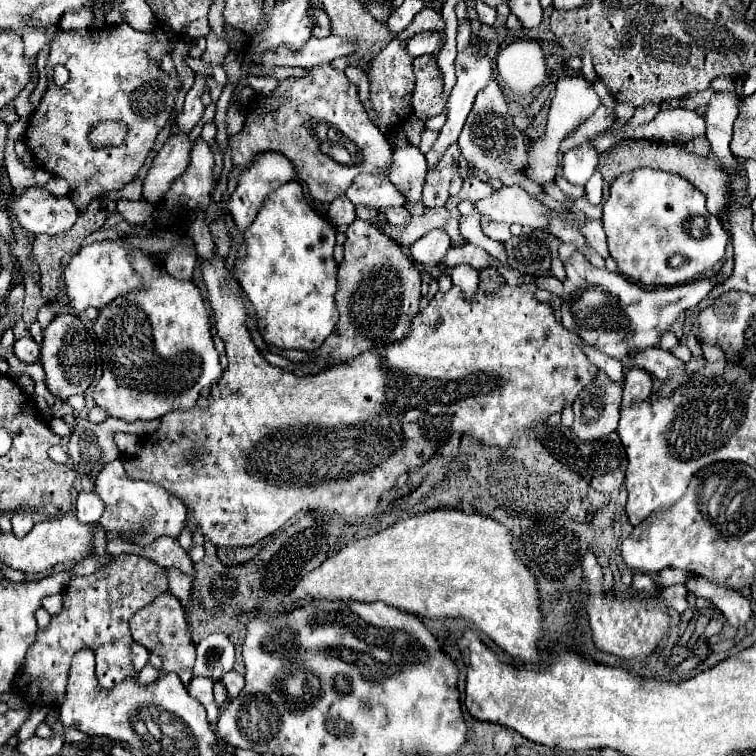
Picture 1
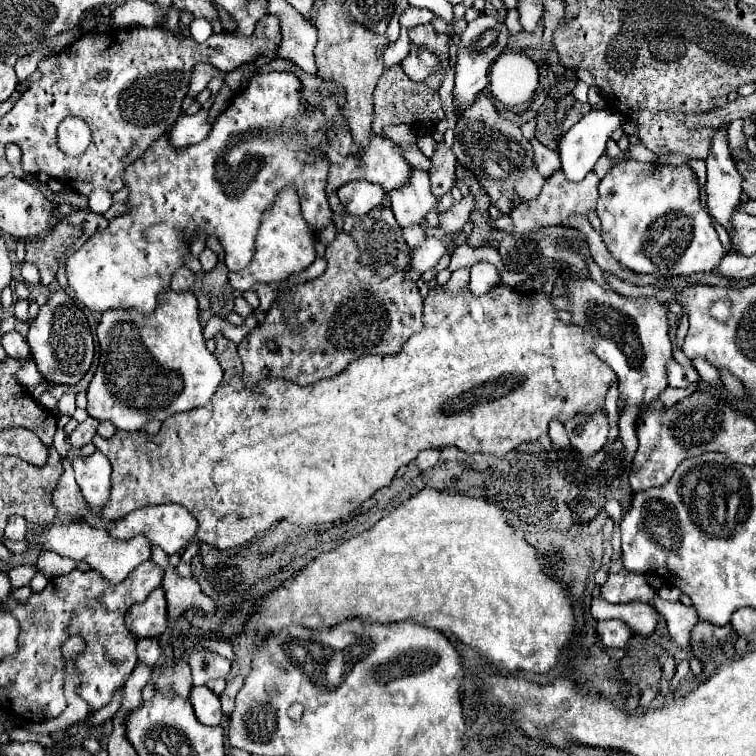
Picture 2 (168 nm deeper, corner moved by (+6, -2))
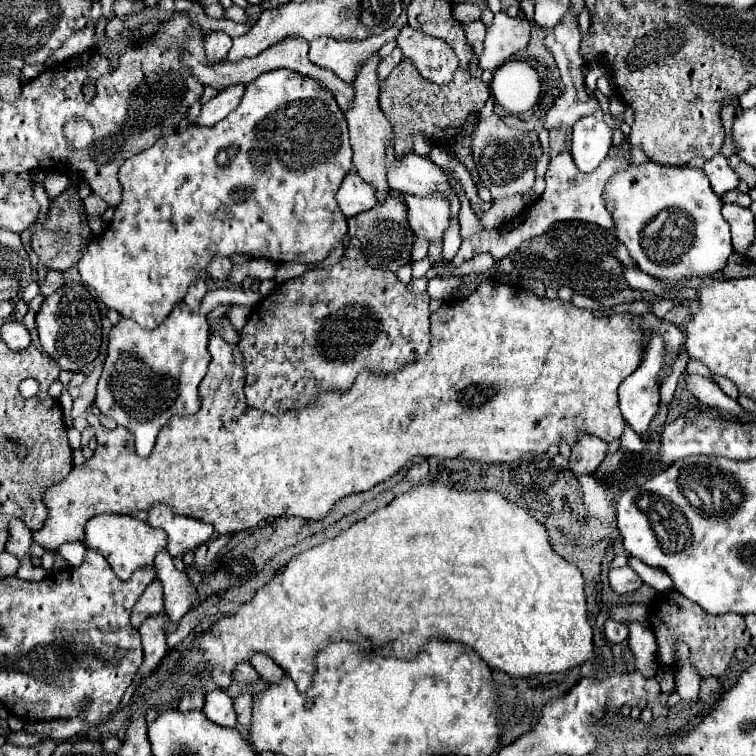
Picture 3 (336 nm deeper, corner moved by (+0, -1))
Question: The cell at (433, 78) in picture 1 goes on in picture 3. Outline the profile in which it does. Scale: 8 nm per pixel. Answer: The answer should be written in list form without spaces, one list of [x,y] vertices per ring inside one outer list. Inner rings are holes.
[[[403,27],[397,43],[423,79],[429,79],[437,85],[445,85],[453,79],[457,57],[455,51],[441,39],[423,35],[411,27]]]

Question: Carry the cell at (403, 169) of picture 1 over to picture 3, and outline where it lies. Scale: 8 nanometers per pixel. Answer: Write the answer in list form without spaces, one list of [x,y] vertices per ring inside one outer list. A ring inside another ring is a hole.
[[[441,193],[431,197],[403,195],[407,205],[407,221],[417,237],[435,241],[443,237],[443,231],[449,227],[449,201]]]

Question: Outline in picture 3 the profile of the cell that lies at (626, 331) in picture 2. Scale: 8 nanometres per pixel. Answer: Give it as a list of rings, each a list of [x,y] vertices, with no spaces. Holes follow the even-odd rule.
[[[657,333],[647,335],[645,347],[643,347],[641,365],[619,387],[619,407],[621,407],[621,413],[623,413],[625,421],[633,427],[635,433],[645,433],[649,429],[651,419],[657,413],[657,407],[659,407],[659,401],[661,401],[661,395],[659,395],[659,387],[661,387],[659,373],[661,373],[663,365],[667,363],[665,357],[667,357],[667,349],[663,345],[663,337],[657,335]]]

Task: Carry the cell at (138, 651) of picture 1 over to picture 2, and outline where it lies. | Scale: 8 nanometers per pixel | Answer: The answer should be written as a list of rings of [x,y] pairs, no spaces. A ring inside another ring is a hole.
[[[147,638],[147,640],[139,640],[137,642],[137,656],[141,662],[155,666],[155,662],[161,656],[161,642],[157,638]]]

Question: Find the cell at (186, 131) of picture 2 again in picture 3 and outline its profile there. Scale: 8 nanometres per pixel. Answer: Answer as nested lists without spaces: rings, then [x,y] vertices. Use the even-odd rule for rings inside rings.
[[[231,85],[223,91],[219,91],[217,97],[213,97],[211,101],[207,101],[197,117],[197,125],[201,127],[213,127],[215,123],[219,123],[221,119],[225,119],[241,101],[245,87],[243,85]]]

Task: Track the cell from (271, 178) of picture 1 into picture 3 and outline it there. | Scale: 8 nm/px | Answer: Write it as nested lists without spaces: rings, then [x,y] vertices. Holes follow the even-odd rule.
[[[277,69],[259,75],[255,81],[251,81],[245,87],[245,95],[235,111],[231,111],[223,121],[219,121],[213,127],[199,127],[199,125],[187,125],[185,129],[179,129],[163,139],[159,139],[151,149],[129,157],[121,169],[119,169],[119,181],[123,185],[123,199],[115,207],[115,217],[111,219],[109,227],[95,241],[87,245],[83,251],[83,257],[77,263],[79,275],[85,285],[95,289],[99,299],[109,307],[121,313],[121,317],[129,317],[137,321],[145,329],[155,329],[165,321],[165,317],[173,311],[173,305],[179,303],[185,293],[189,283],[207,267],[213,255],[247,255],[247,257],[265,257],[275,263],[287,263],[287,261],[297,261],[297,263],[321,263],[329,251],[341,243],[341,239],[347,235],[347,219],[341,215],[341,209],[335,201],[337,189],[343,181],[343,177],[351,171],[351,147],[349,147],[349,133],[347,133],[347,121],[343,117],[343,111],[335,103],[333,95],[323,89],[317,81],[303,77],[291,69]]]

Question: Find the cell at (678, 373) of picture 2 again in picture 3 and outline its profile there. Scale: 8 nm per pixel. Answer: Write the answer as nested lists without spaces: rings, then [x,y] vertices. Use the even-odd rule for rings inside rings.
[[[687,373],[687,375],[685,375],[685,383],[687,383],[689,393],[691,393],[695,399],[699,399],[703,405],[707,405],[707,407],[717,407],[717,409],[727,411],[727,413],[731,413],[731,415],[735,415],[735,417],[737,417],[739,413],[743,413],[743,409],[739,407],[739,403],[733,401],[733,399],[729,399],[729,397],[719,389],[719,385],[715,385],[711,379],[701,377],[701,375]]]

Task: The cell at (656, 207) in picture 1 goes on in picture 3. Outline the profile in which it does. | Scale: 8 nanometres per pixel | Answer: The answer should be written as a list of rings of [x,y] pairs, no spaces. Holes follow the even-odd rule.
[[[645,161],[645,163],[631,163],[627,169],[615,173],[607,185],[605,185],[605,191],[603,191],[603,201],[607,205],[607,211],[611,213],[613,217],[613,223],[615,223],[615,235],[617,239],[627,247],[629,255],[633,257],[633,261],[637,263],[637,267],[647,273],[647,275],[653,275],[657,279],[681,279],[681,277],[693,277],[693,275],[713,275],[717,271],[723,269],[723,265],[727,263],[729,255],[733,253],[733,247],[731,247],[731,235],[729,235],[729,225],[723,221],[721,217],[721,205],[723,201],[713,193],[711,185],[709,185],[709,179],[707,175],[701,171],[701,169],[695,169],[691,165],[681,165],[681,167],[667,167],[667,165],[659,165],[655,161]]]

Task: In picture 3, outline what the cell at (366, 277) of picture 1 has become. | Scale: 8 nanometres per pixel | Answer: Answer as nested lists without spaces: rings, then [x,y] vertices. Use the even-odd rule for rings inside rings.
[[[351,239],[349,245],[347,245],[347,249],[345,249],[345,255],[341,257],[339,263],[335,263],[331,267],[307,269],[301,277],[277,285],[273,293],[269,293],[267,297],[263,297],[253,307],[253,311],[249,315],[249,321],[243,327],[241,339],[239,339],[239,349],[243,353],[245,369],[247,369],[247,383],[245,383],[247,403],[251,407],[255,407],[255,409],[261,409],[265,413],[277,415],[277,413],[283,413],[283,411],[289,411],[289,409],[299,409],[299,407],[305,407],[305,405],[313,403],[315,401],[313,395],[317,395],[319,391],[347,391],[353,385],[357,373],[363,371],[363,369],[369,369],[369,371],[375,371],[375,373],[391,373],[391,371],[397,371],[403,365],[407,365],[407,363],[411,363],[411,361],[415,361],[415,359],[419,359],[419,357],[423,357],[427,353],[429,339],[431,339],[431,335],[429,335],[429,315],[431,315],[431,311],[429,311],[429,295],[427,295],[427,291],[415,293],[415,291],[411,291],[409,285],[401,283],[395,273],[371,269],[367,265],[367,261],[363,259],[359,239]]]

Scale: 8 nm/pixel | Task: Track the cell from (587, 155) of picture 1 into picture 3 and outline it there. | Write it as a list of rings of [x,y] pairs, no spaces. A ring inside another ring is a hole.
[[[583,117],[573,125],[571,155],[581,173],[591,173],[613,147],[613,129],[595,117]]]

